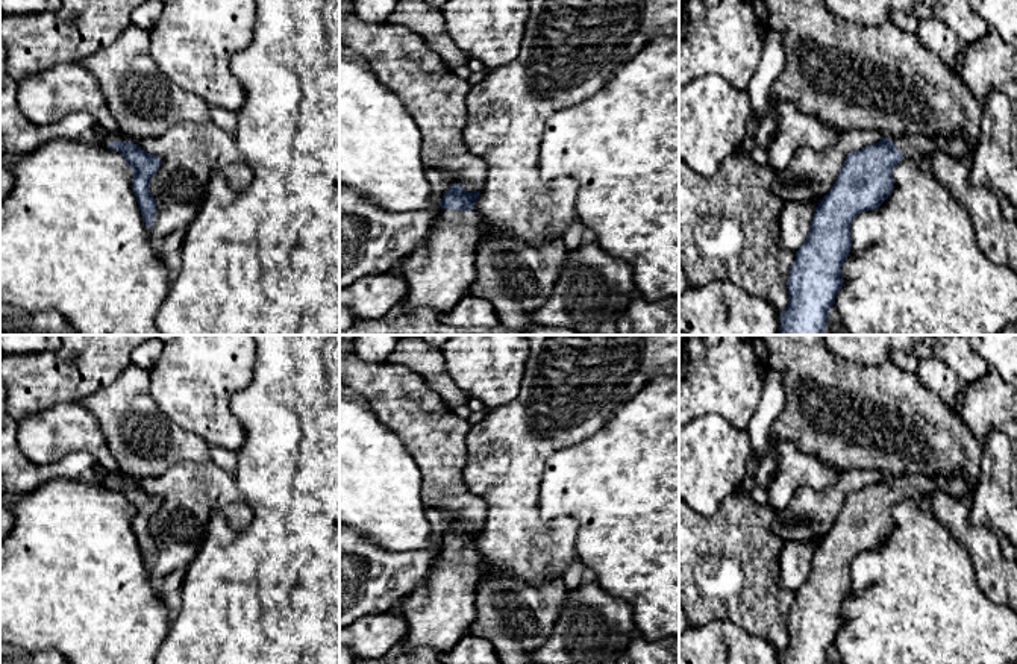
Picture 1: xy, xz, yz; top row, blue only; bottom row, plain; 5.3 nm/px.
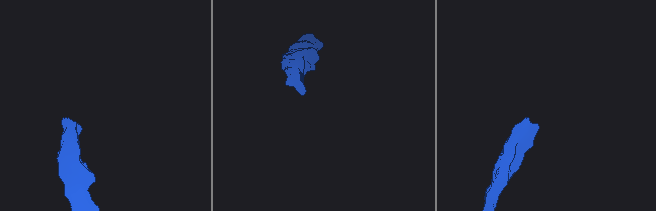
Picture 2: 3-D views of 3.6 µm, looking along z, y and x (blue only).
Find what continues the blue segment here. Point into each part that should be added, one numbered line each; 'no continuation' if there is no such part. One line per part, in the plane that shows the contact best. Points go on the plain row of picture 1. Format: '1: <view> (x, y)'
1: xz (441, 608)

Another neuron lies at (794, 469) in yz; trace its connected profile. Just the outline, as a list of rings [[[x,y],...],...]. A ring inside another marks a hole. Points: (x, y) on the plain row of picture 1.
[[[770,438],[770,450],[778,464],[774,478],[767,487],[767,505],[773,512],[788,508],[800,487],[821,491],[838,481],[838,470],[815,455],[803,453],[791,441]]]

